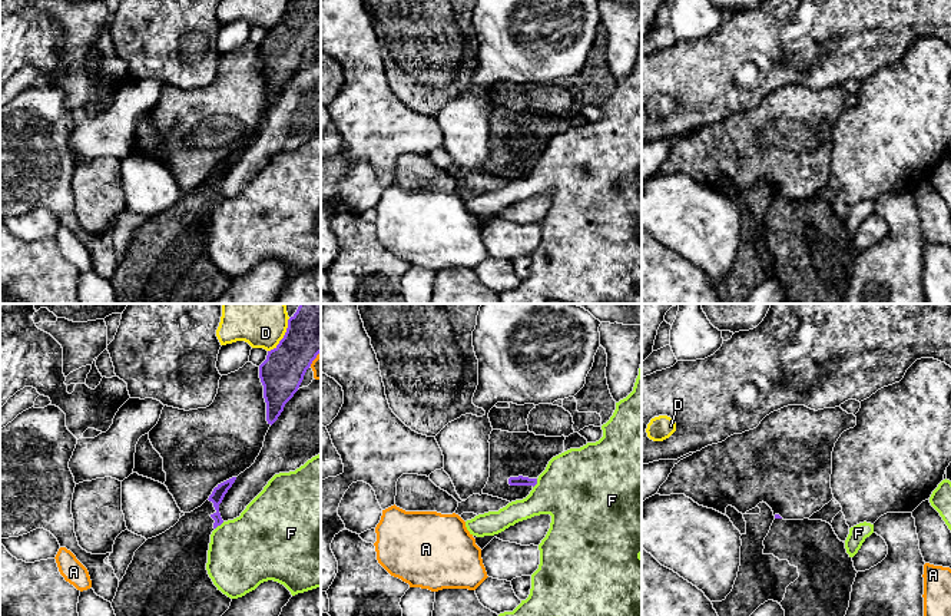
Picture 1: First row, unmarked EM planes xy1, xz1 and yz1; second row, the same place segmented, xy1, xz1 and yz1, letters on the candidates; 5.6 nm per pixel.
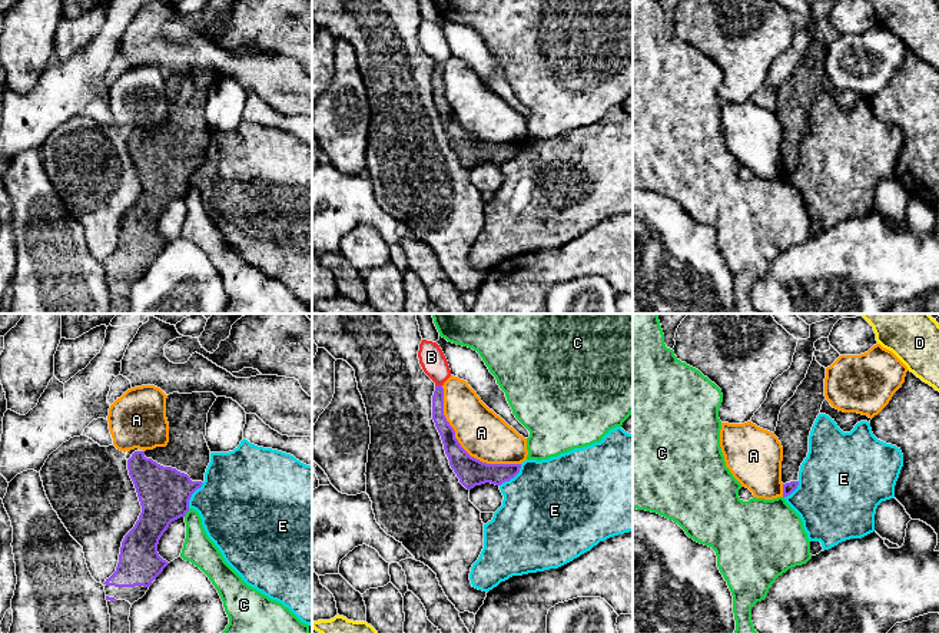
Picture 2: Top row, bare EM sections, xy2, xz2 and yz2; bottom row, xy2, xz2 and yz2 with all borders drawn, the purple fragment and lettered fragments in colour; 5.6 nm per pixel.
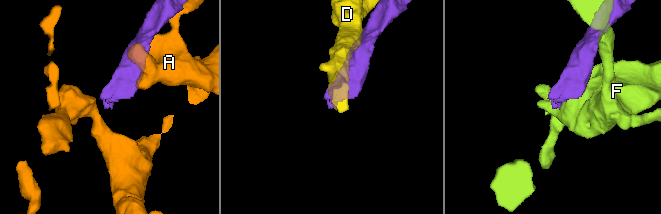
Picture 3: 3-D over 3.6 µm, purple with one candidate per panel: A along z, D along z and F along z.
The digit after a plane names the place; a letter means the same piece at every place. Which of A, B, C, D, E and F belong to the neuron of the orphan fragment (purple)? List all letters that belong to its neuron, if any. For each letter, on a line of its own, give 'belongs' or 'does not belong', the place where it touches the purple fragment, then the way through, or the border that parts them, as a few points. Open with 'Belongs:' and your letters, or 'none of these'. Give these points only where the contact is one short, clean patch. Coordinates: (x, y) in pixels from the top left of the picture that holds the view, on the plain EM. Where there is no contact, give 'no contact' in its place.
Belongs: none of these
A: does not belong; contact xz2 (460, 125)
B: does not belong; contact xz2 (438, 65); border xz2 (435, 63), (441, 65)
C: does not belong; contact xy2 (186, 191)
D: does not belong; contact xy1 (284, 16); border xy1 (288, 0), (284, 16), (268, 30)
E: does not belong; contact xz2 (513, 156); border xz2 (521, 143), (520, 149), (500, 165)
F: does not belong; contact xy1 (219, 204)

